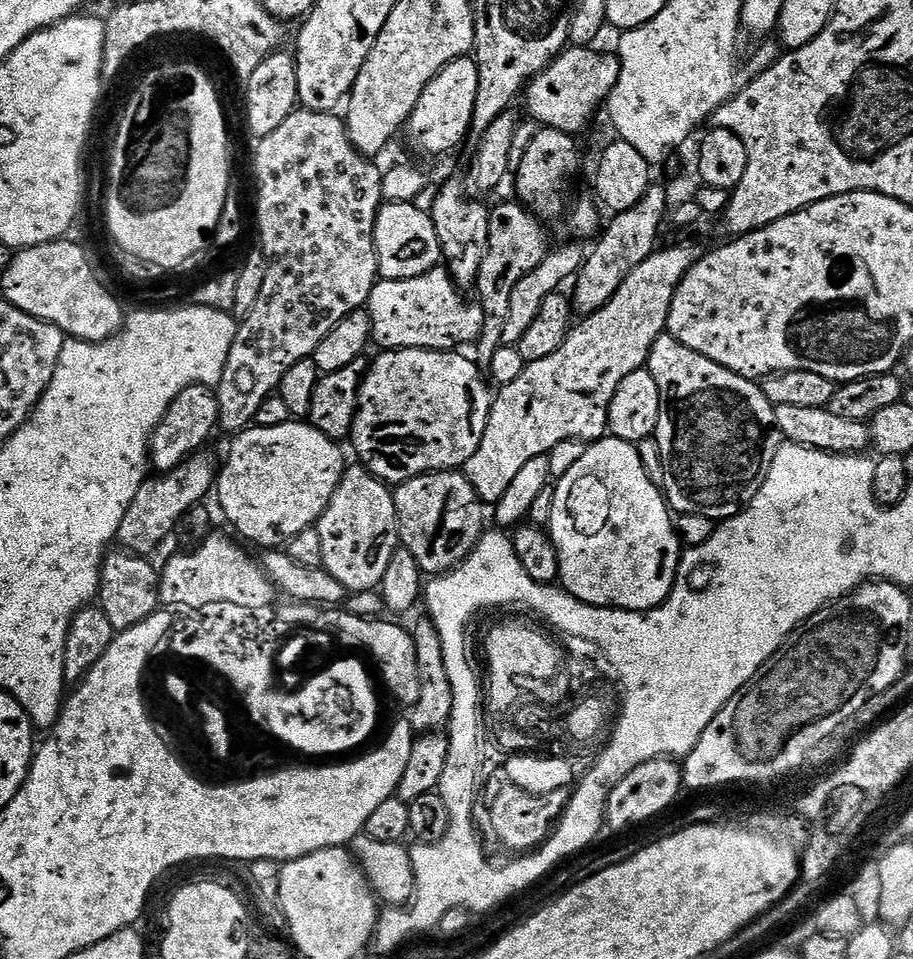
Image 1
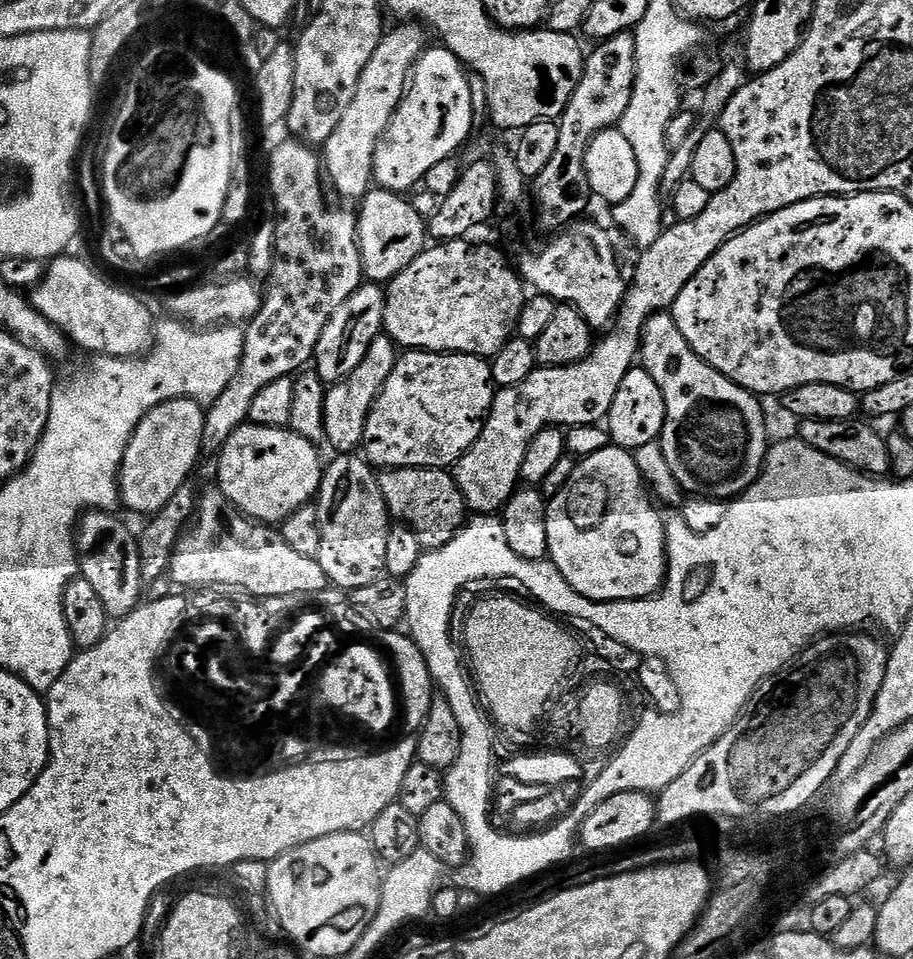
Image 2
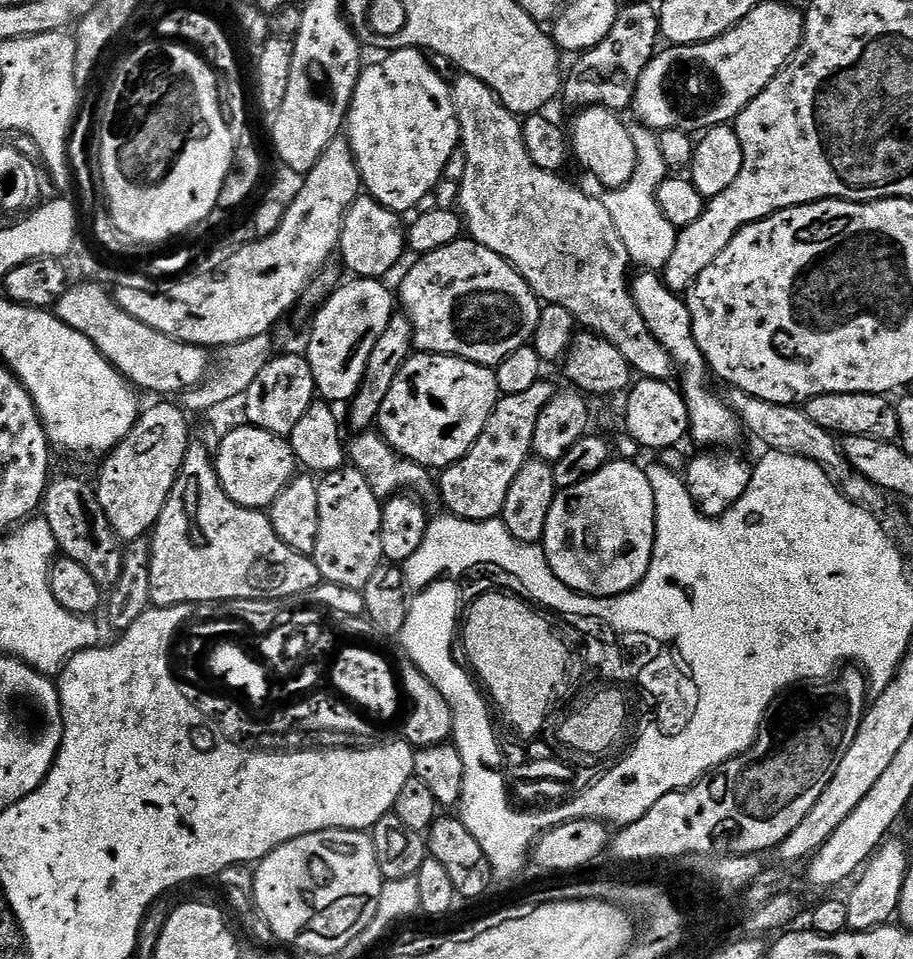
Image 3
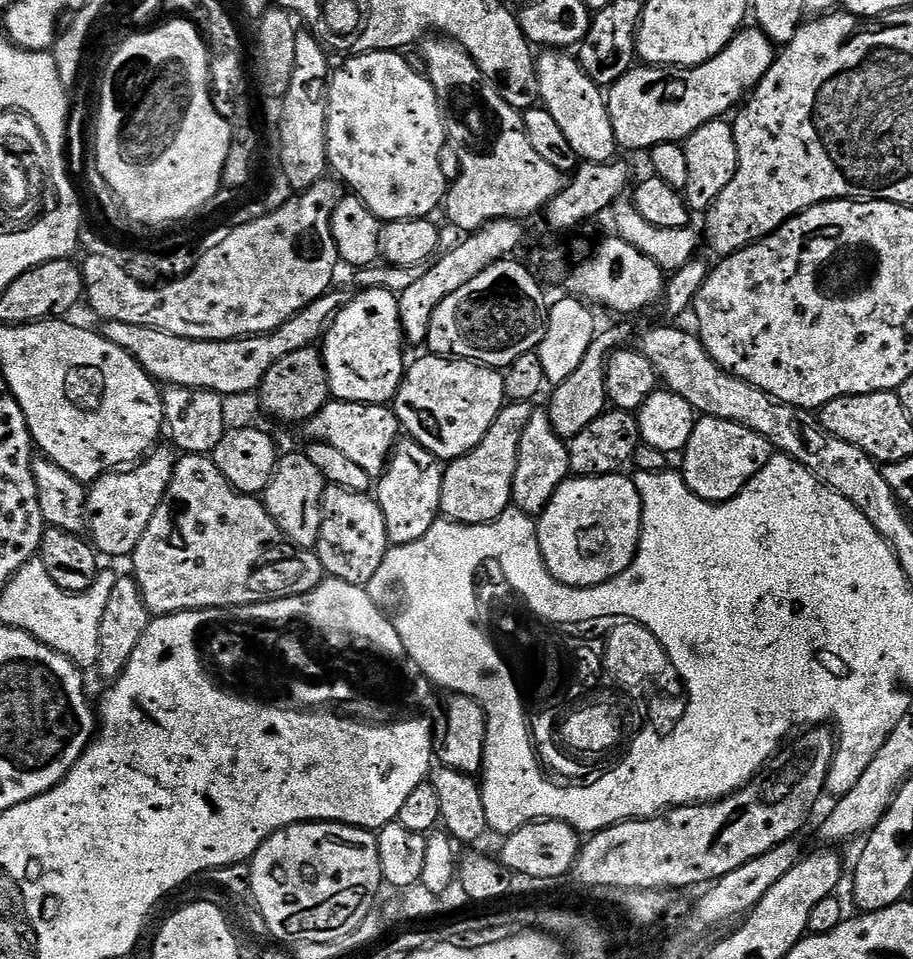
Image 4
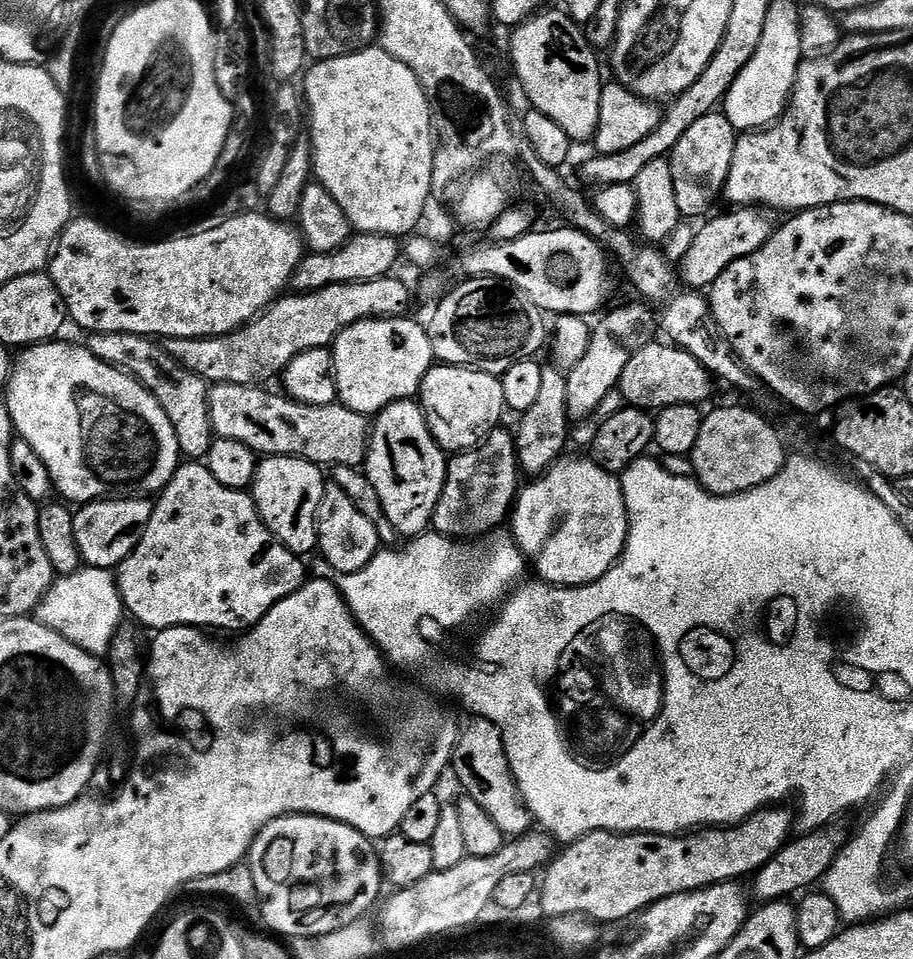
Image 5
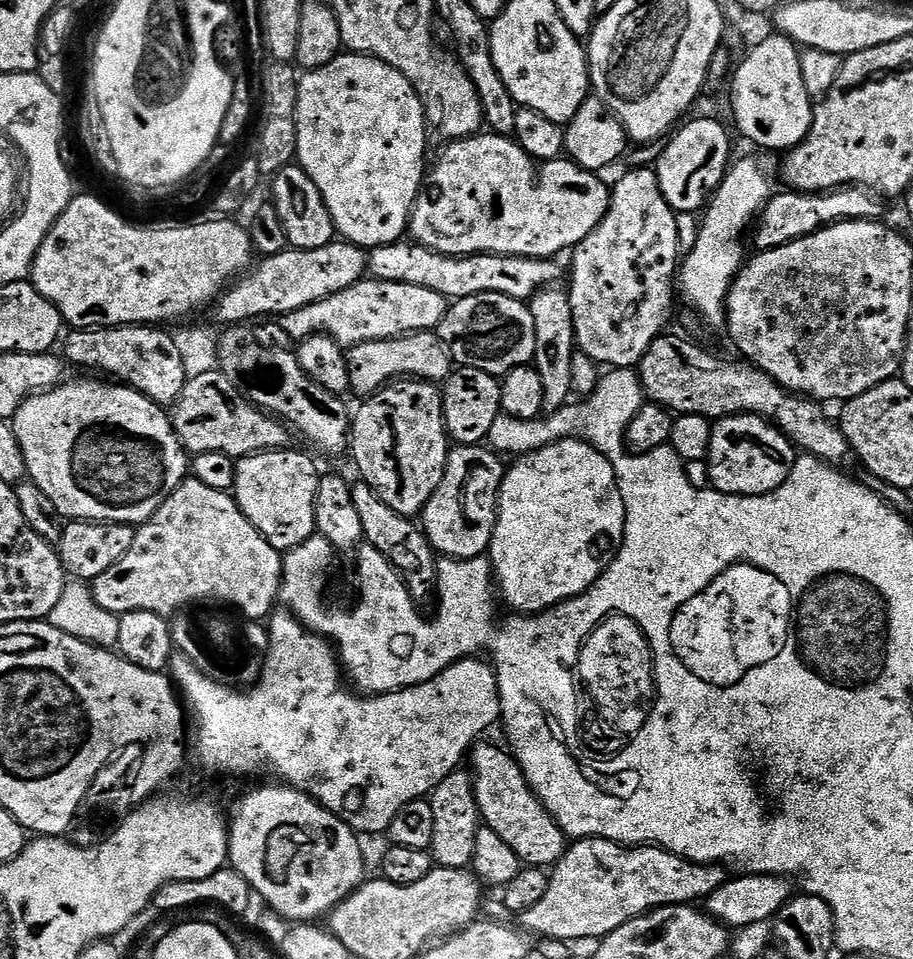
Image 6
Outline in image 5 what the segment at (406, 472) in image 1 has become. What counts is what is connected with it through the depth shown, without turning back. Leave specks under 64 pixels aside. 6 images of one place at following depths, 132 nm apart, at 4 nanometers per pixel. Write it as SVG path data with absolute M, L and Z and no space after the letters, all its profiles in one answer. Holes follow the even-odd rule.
M459 364L433 366L420 384L418 403L424 410L430 434L448 454L476 447L501 423L500 415L506 412L500 376L476 368L461 368Z

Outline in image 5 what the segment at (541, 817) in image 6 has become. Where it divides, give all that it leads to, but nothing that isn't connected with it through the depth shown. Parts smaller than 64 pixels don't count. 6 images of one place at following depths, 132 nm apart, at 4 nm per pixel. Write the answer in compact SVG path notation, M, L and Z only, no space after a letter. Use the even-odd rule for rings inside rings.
M472 718L468 725L459 729L456 745L452 751L450 765L451 775L456 775L456 780L461 784L463 795L469 796L486 814L490 814L494 826L502 830L506 838L524 836L533 831L534 821L528 808L520 799L520 792L512 778L512 771L508 766L508 759L504 754L502 738L498 726L489 720Z

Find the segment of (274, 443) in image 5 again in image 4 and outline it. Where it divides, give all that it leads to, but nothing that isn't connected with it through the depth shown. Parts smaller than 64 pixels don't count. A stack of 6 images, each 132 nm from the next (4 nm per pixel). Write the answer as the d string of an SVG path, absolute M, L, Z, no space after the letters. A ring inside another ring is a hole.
M329 399L322 410L314 418L310 418L303 425L302 431L309 437L309 441L317 444L329 444L334 446L334 450L339 450L341 454L346 454L346 458L352 459L361 470L366 470L374 478L383 476L388 468L388 461L392 458L392 452L402 439L402 429L400 420L395 411L388 404L363 404L362 402L346 402L345 400Z

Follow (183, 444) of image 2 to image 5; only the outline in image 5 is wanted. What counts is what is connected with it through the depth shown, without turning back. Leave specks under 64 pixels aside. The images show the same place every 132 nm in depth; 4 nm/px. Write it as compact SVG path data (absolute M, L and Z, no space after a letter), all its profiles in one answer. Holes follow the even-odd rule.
M109 498L81 504L74 512L74 538L78 542L81 561L89 568L119 569L120 563L138 546L144 528L152 517L153 501L148 498Z

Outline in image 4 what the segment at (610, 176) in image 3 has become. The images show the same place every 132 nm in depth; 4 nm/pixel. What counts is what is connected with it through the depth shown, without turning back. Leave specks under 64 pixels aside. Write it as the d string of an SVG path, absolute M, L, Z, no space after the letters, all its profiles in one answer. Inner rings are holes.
M544 50L539 53L536 73L540 83L542 107L566 133L574 154L581 161L609 163L618 156L614 126L610 122L608 101L601 85L595 84L580 65L579 59L568 50Z

